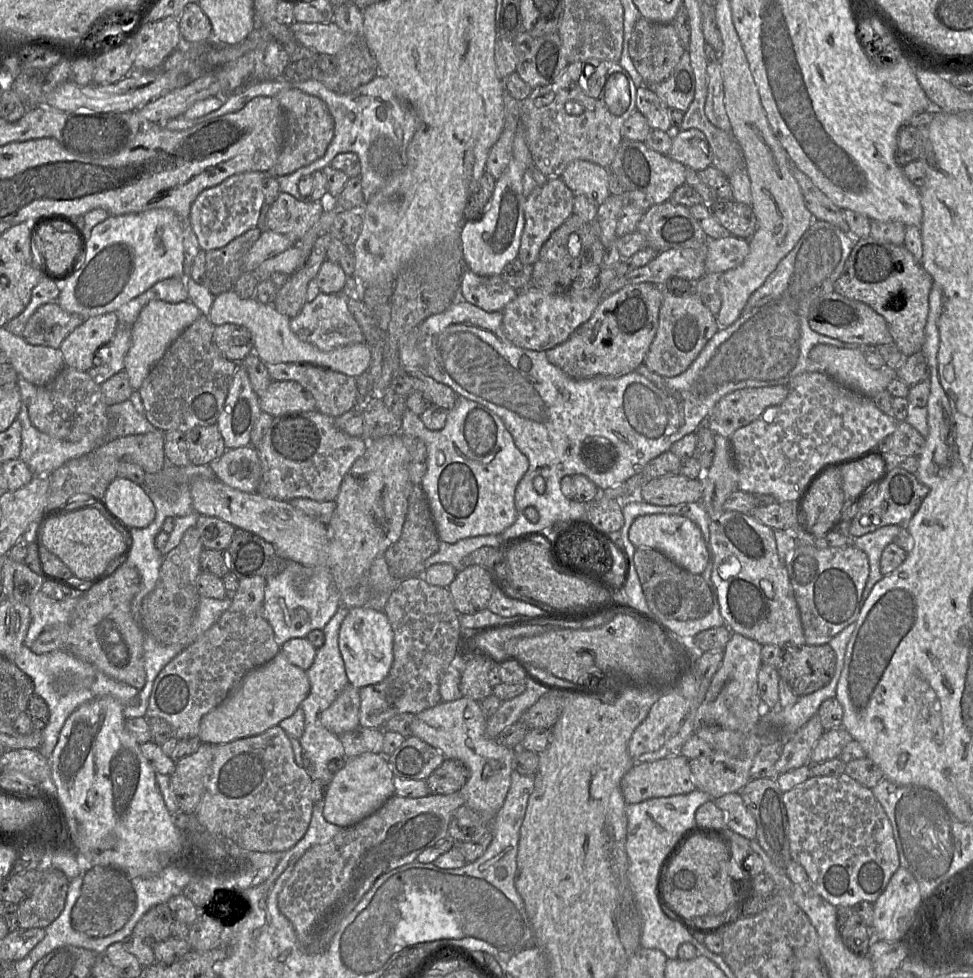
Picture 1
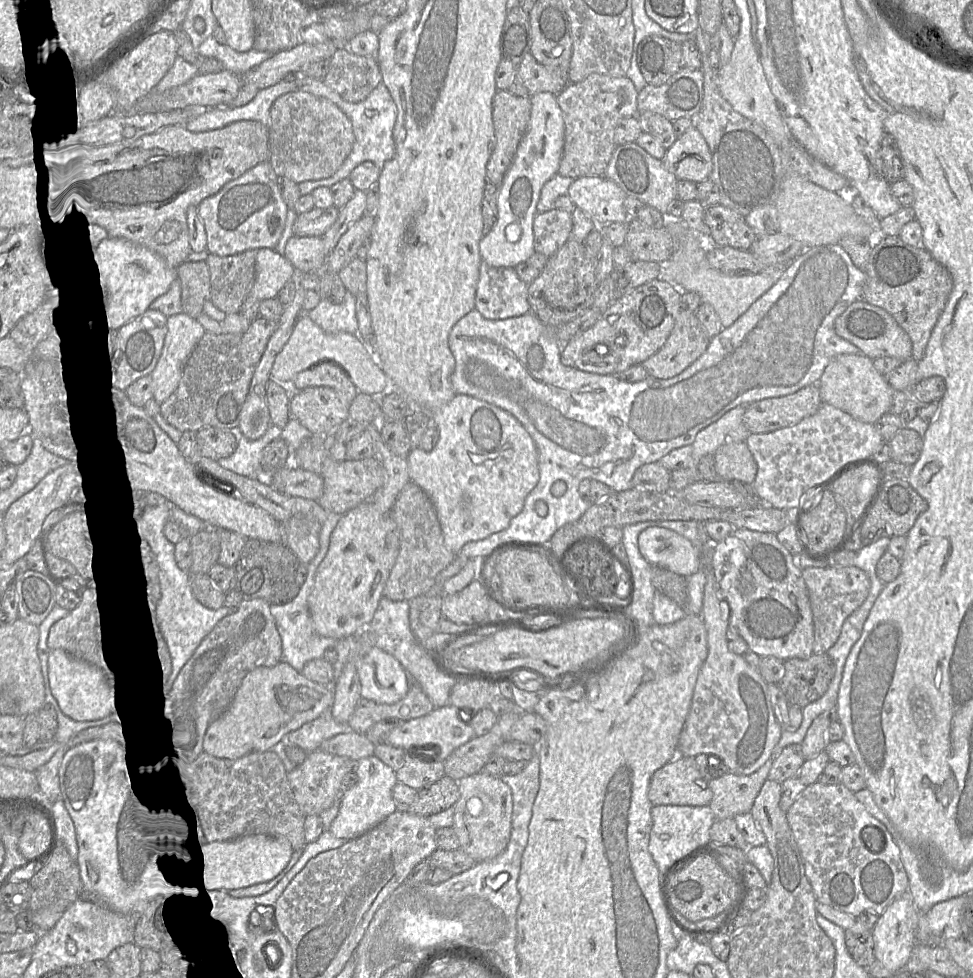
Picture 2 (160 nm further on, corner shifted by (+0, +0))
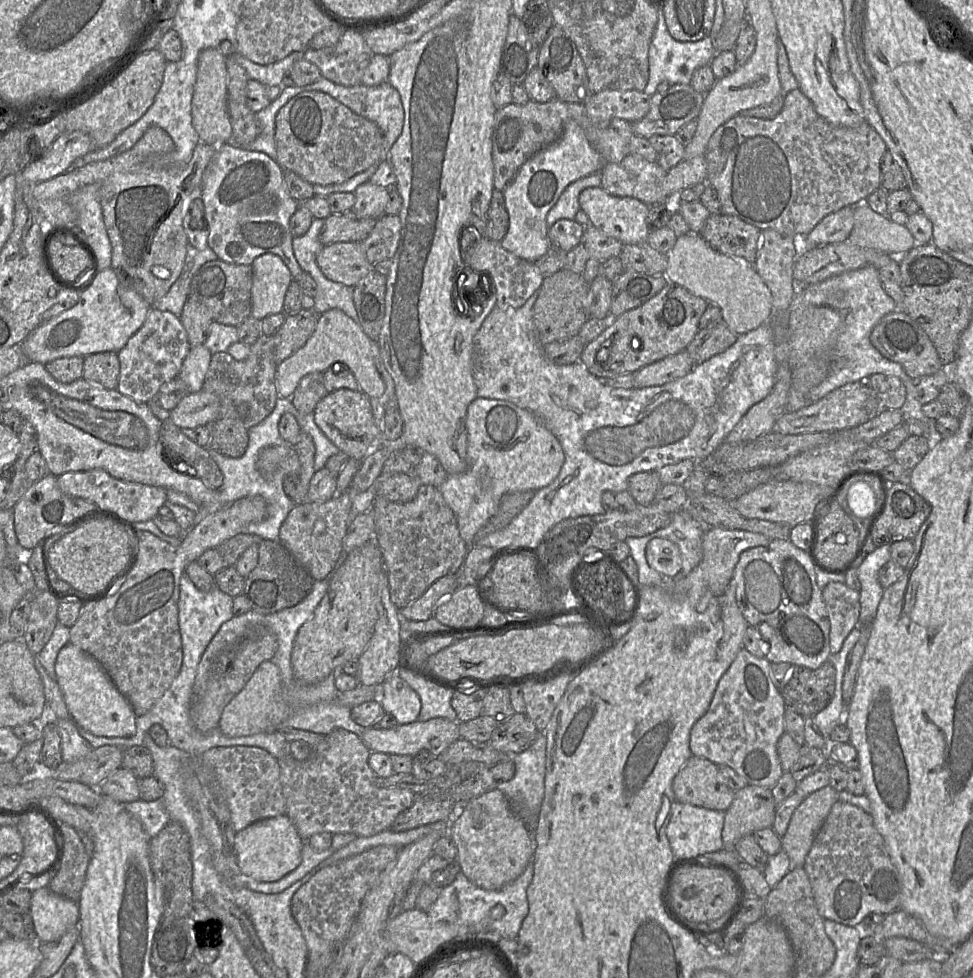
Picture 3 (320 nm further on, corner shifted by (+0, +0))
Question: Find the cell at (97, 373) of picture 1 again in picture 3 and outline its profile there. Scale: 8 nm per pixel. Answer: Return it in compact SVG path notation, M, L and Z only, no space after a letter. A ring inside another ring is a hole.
M152 307L141 328L118 352L120 373L117 390L136 402L148 404L164 383L178 377L190 349L188 334L180 318L172 312Z

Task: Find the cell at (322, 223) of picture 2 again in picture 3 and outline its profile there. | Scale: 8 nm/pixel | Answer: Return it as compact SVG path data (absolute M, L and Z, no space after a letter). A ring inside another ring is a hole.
M353 211L342 214L331 213L324 220L320 235L324 245L336 242L362 242L377 223L375 218L363 218Z

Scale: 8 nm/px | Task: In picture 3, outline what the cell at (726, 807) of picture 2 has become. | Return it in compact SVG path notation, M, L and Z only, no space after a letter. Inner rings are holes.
M748 784L735 791L733 801L725 811L722 829L725 849L734 850L742 837L773 826L777 804L771 790Z

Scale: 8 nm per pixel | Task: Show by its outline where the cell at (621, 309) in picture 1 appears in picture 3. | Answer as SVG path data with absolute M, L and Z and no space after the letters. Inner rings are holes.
M668 285L641 306L612 318L610 325L582 351L580 363L600 379L632 373L685 350L694 339L708 302L684 287Z

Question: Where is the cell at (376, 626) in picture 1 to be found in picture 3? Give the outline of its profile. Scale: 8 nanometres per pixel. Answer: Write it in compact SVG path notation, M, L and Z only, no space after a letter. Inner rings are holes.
M397 672L390 674L382 683L378 701L385 712L395 716L398 724L409 724L418 720L421 700Z

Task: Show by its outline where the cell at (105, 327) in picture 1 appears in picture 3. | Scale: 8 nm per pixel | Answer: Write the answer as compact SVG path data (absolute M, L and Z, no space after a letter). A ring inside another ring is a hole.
M100 352L84 357L83 378L106 389L117 389L120 362L116 352Z

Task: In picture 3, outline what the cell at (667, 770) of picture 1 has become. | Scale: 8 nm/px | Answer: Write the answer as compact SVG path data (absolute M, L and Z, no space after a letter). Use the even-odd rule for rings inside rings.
M693 755L675 776L672 788L676 801L721 811L730 807L735 794L723 783L717 764Z

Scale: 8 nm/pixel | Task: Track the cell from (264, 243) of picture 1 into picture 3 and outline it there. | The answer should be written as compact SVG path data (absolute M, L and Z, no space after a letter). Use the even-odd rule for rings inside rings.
M336 242L324 245L317 264L330 280L355 287L375 265L366 257L362 242Z

